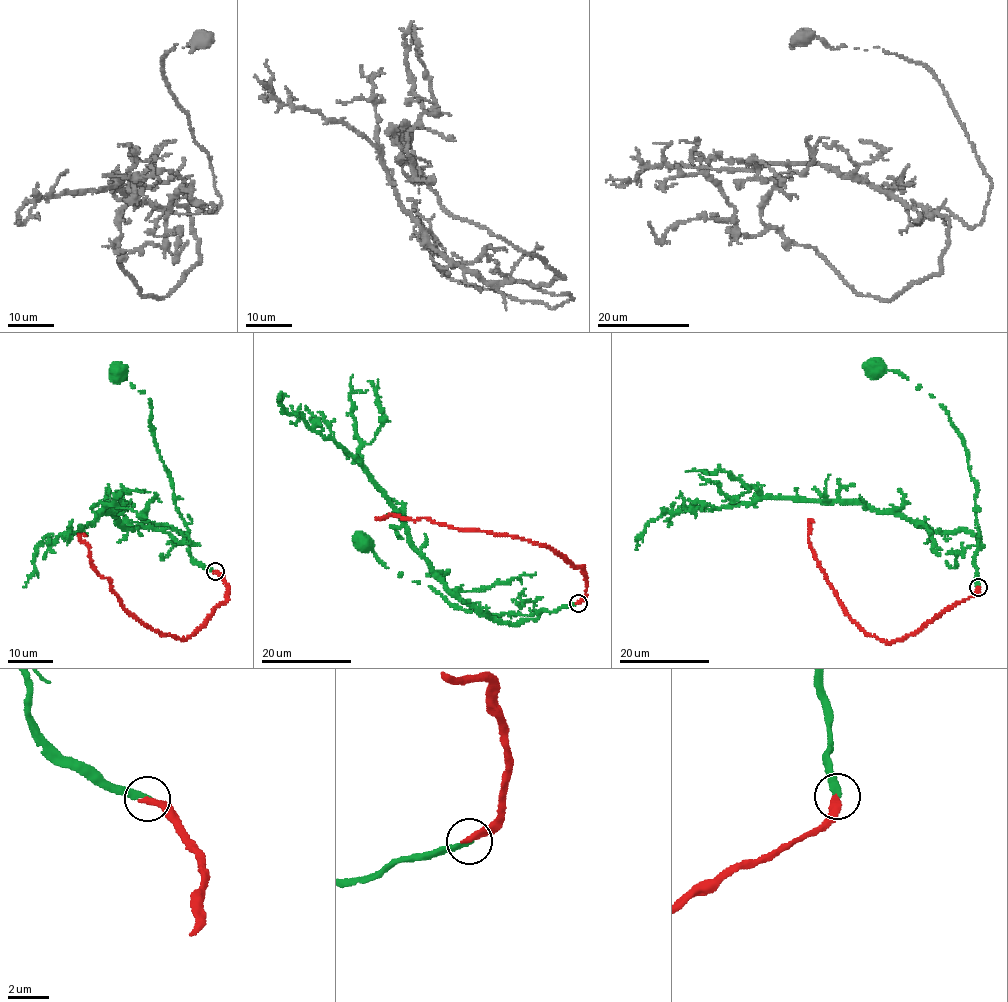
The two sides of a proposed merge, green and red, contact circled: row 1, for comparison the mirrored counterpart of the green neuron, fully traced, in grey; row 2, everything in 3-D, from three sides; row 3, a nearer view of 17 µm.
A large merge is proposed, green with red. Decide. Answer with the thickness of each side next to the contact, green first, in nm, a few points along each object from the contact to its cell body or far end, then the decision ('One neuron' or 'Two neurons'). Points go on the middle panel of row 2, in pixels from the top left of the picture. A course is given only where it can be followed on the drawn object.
Thickness 280 nm (green) against 340 nm. Course of green: (578, 602), (526, 616), (498, 615), (454, 606), (436, 591), (387, 567), (362, 544). Course of red: (578, 602), (586, 584), (582, 567), (573, 567), (546, 545), (426, 518), (389, 514), (383, 517). One neuron

